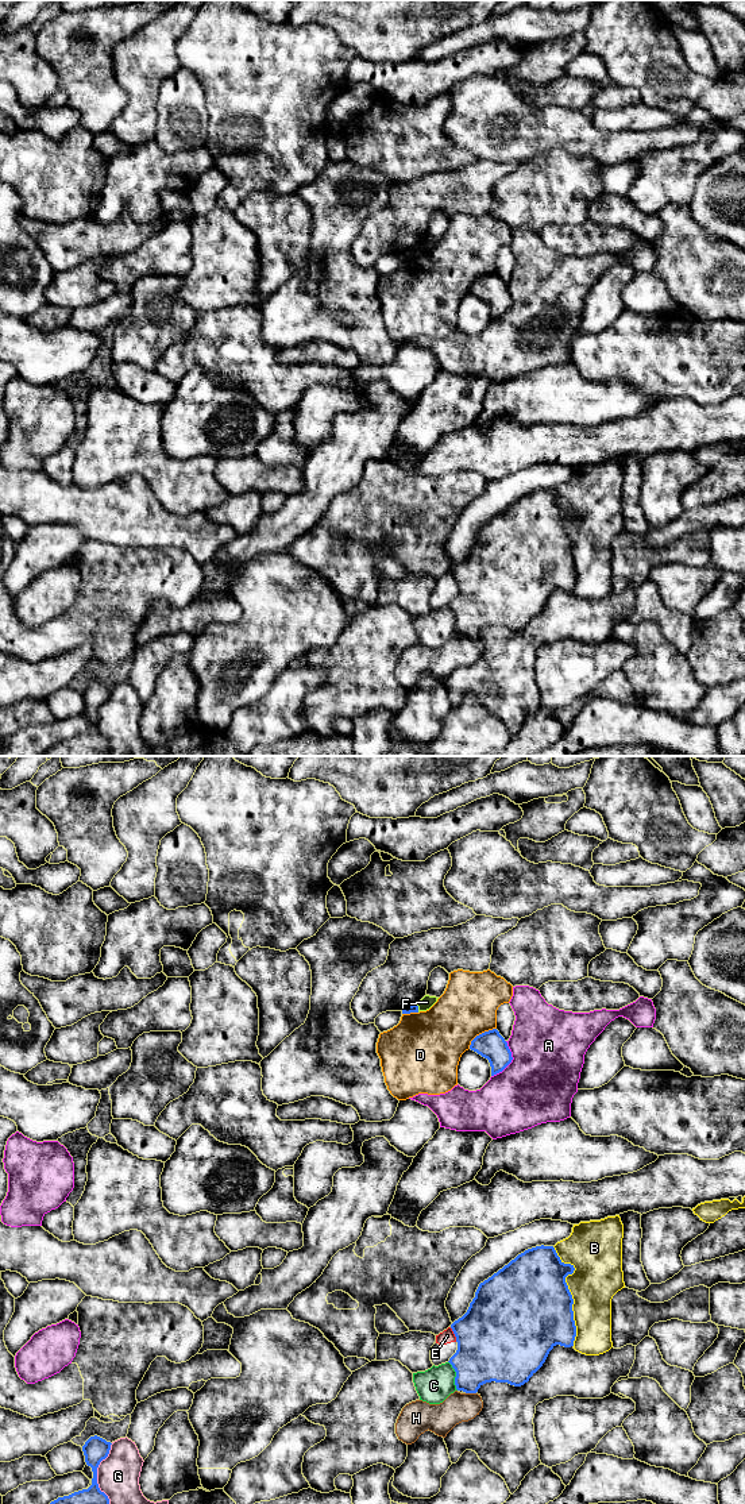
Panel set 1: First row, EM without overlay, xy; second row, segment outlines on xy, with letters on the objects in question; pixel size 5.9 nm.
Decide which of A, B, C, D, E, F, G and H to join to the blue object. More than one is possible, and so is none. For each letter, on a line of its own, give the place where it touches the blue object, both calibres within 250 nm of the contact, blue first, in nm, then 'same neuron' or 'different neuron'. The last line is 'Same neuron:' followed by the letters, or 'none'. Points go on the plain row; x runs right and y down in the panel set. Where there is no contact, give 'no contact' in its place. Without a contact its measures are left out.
A: xy (510, 305) | 170/440 nm | different neuron
B: xy (570, 538) | 500/300 nm | different neuron
C: xy (456, 620) | 380/200 nm | different neuron
D: xy (479, 278) | 170/360 nm | different neuron
E: xy (454, 577) | 460/80 nm | different neuron
F: xy (417, 251) | 50/80 nm | different neuron
G: xy (96, 721) | 260/260 nm | different neuron
H: xy (471, 636) | 340/180 nm | different neuron
Same neuron: none

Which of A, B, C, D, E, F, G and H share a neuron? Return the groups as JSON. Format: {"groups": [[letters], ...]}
{"groups": [["A"], ["B", "G"], ["C"], ["D"], ["E", "H"], ["F"]]}

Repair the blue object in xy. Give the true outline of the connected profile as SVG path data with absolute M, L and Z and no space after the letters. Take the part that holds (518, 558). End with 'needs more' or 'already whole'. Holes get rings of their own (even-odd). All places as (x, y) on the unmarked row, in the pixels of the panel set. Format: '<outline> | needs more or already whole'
M541 489L518 498L479 528L467 556L451 568L458 594L448 606L456 616L455 629L458 635L476 637L483 628L491 625L521 630L543 610L556 589L574 590L576 581L574 543L565 527L565 521L574 514L574 509L564 508L553 490Z | already whole

